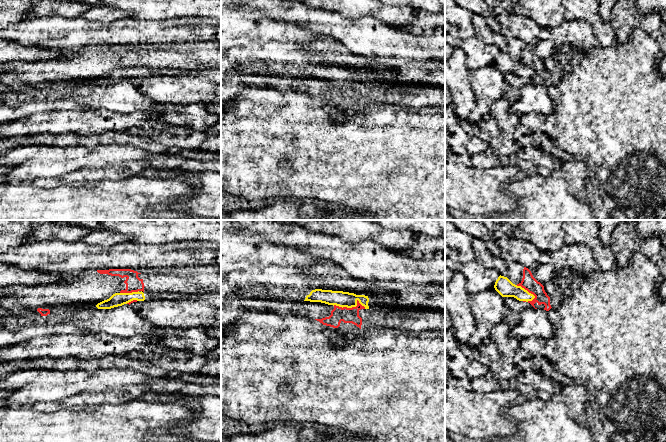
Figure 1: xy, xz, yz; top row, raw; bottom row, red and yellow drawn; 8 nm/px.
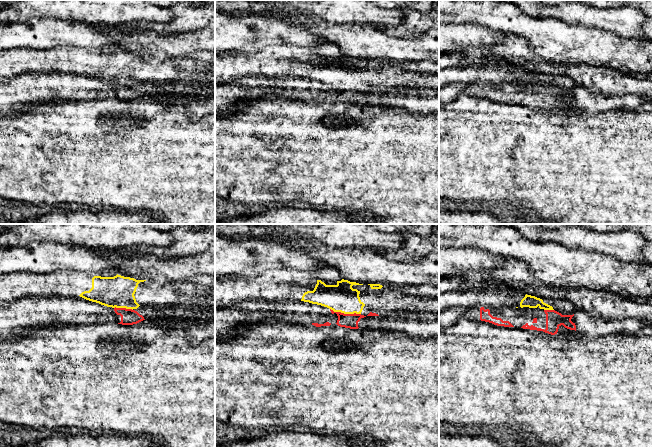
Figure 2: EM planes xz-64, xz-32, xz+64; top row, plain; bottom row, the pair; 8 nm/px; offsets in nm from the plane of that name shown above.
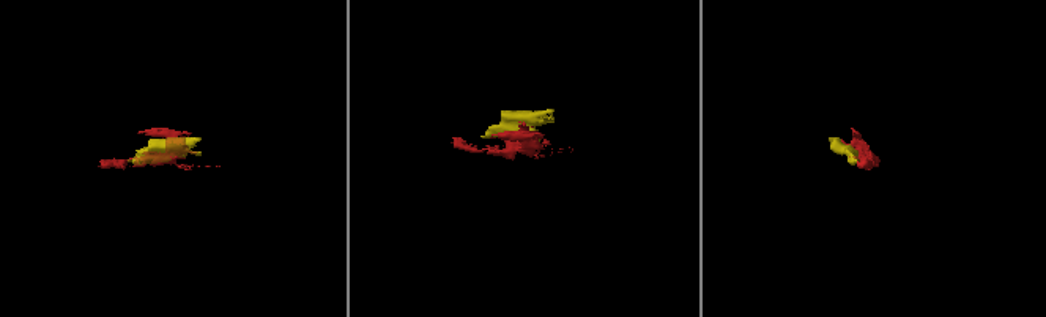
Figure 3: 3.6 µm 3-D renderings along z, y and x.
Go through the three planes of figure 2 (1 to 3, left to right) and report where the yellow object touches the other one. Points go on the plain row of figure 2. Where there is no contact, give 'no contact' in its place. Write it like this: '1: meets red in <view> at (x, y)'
1: meets red in xz-64 at (123, 84)
2: meets red in xz-32 at (345, 90)
3: meets red in xz+64 at (549, 86)

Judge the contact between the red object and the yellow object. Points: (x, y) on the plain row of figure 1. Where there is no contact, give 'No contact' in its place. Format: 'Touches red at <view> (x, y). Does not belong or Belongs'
Touches red at xz (350, 84). Does not belong

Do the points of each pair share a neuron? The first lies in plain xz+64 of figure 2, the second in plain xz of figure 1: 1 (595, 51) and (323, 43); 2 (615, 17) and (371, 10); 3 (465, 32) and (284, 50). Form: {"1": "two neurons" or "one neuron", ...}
{"1": "two neurons", "2": "one neuron", "3": "two neurons"}

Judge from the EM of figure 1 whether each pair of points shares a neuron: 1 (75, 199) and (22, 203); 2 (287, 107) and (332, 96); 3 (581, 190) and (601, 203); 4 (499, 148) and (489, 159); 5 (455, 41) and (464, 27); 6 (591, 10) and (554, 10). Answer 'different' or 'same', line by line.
1: same
2: different
3: different
4: different
5: different
6: different

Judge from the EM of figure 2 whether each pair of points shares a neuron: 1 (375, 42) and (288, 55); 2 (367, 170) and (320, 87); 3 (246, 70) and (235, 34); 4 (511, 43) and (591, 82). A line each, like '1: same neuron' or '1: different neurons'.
1: different neurons
2: different neurons
3: different neurons
4: same neuron

